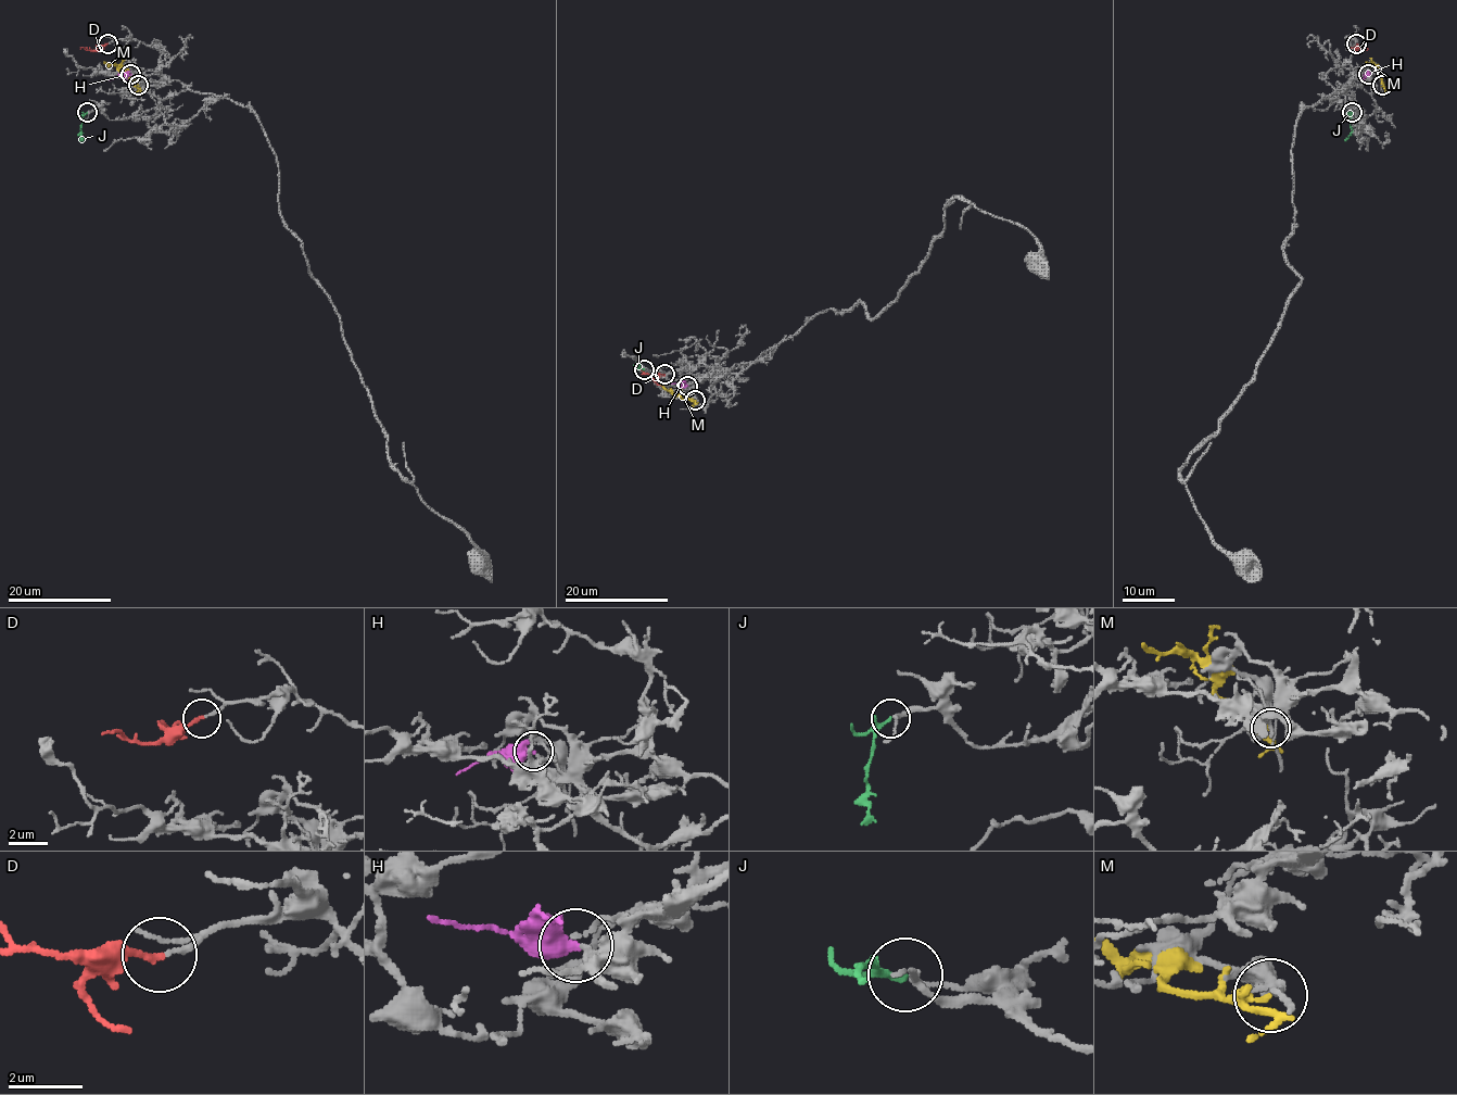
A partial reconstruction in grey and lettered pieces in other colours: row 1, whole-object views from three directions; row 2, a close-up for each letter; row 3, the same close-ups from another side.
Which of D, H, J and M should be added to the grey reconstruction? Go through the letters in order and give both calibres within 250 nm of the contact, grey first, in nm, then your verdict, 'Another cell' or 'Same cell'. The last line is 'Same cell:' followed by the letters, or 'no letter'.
D: Thickness 140 nm (grey) against 180 nm. Same cell
H: Thickness 360 nm (grey) against 550 nm. Another cell
J: Thickness 150 nm (grey) against 140 nm. Same cell
M: Thickness 130 nm (grey) against 110 nm. Another cell
Same cell: D, J

